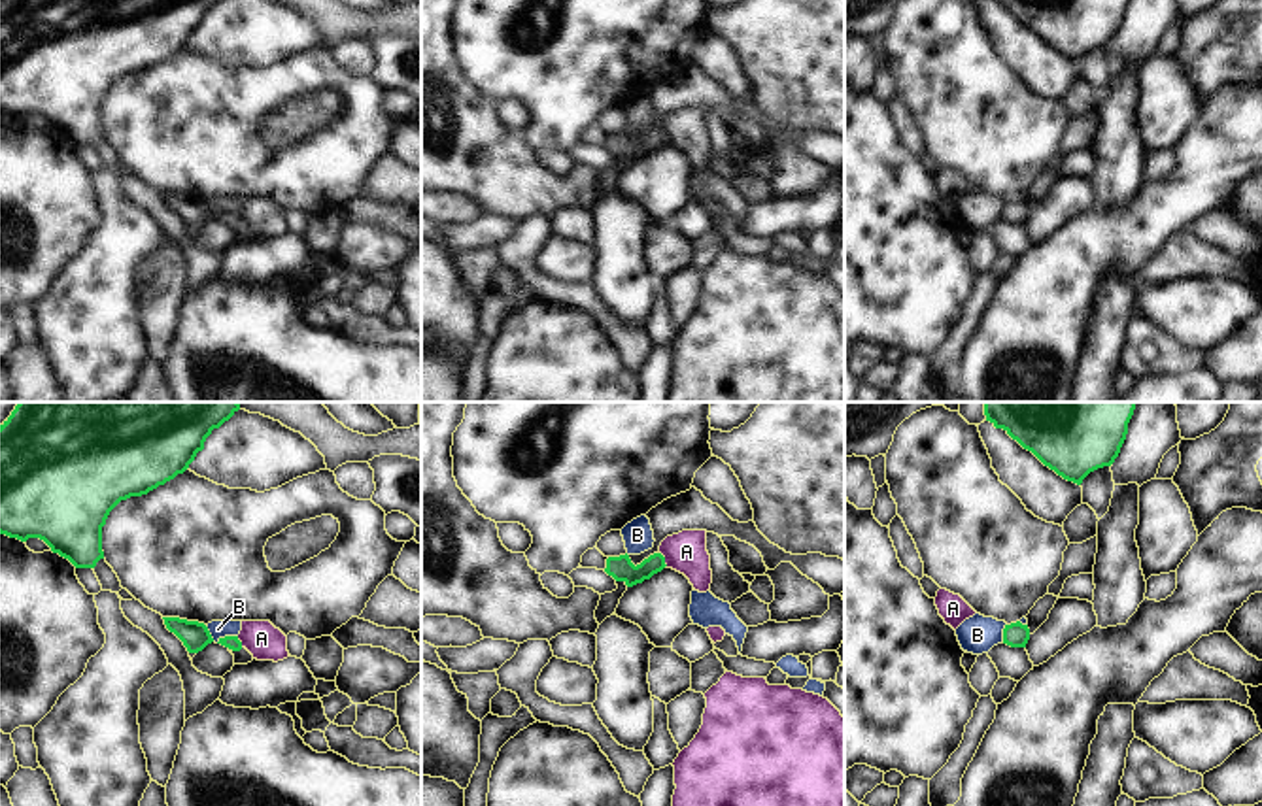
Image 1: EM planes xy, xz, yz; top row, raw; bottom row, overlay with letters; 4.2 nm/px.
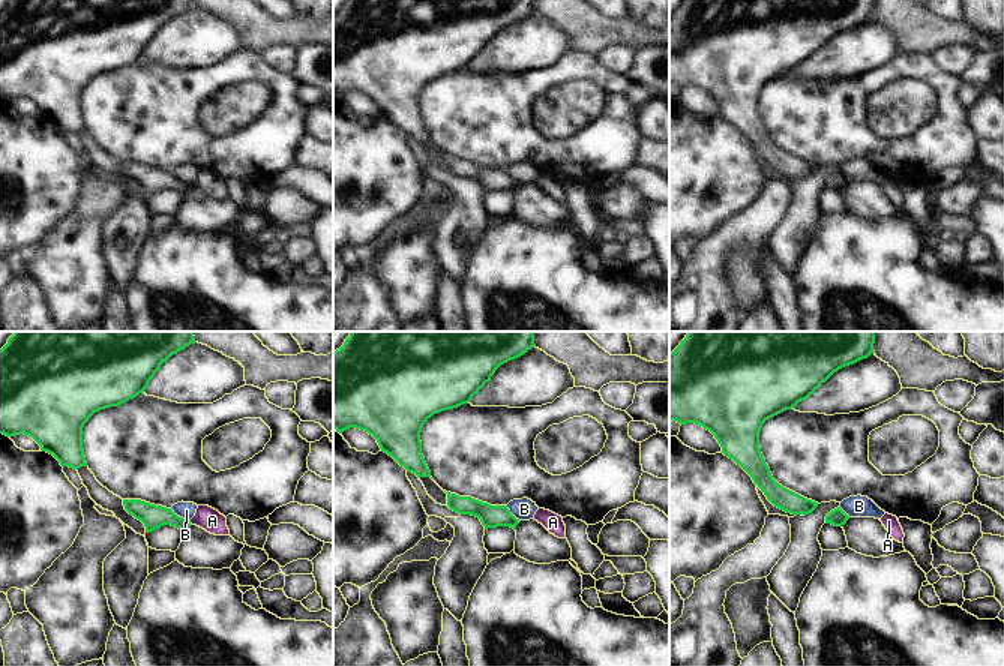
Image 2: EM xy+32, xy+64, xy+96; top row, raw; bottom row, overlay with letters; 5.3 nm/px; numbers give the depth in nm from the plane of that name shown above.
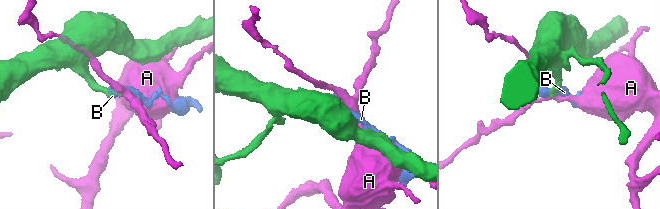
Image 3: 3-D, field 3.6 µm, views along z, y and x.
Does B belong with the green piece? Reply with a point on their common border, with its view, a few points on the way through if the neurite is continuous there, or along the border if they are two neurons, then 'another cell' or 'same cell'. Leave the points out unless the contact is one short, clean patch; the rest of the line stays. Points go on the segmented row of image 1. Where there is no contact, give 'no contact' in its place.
meets green in xy at (218, 642); border along xy (204, 625), (216, 642), (225, 637), (237, 637); another cell

